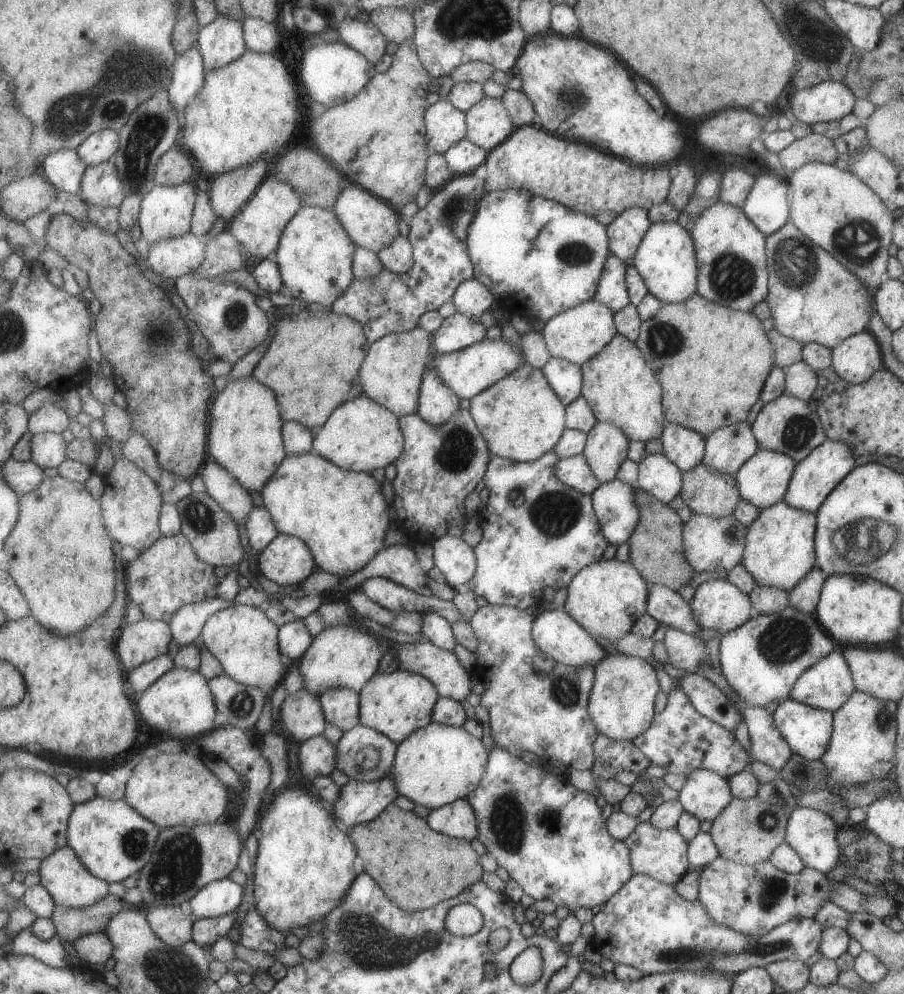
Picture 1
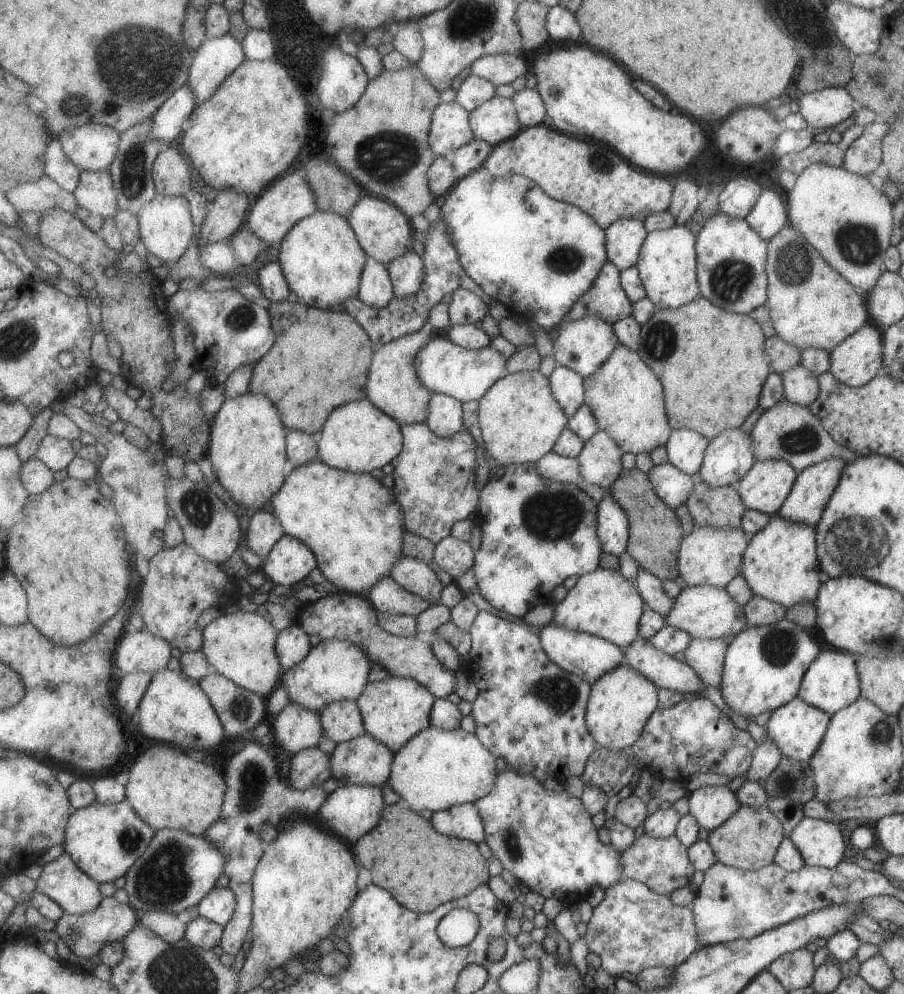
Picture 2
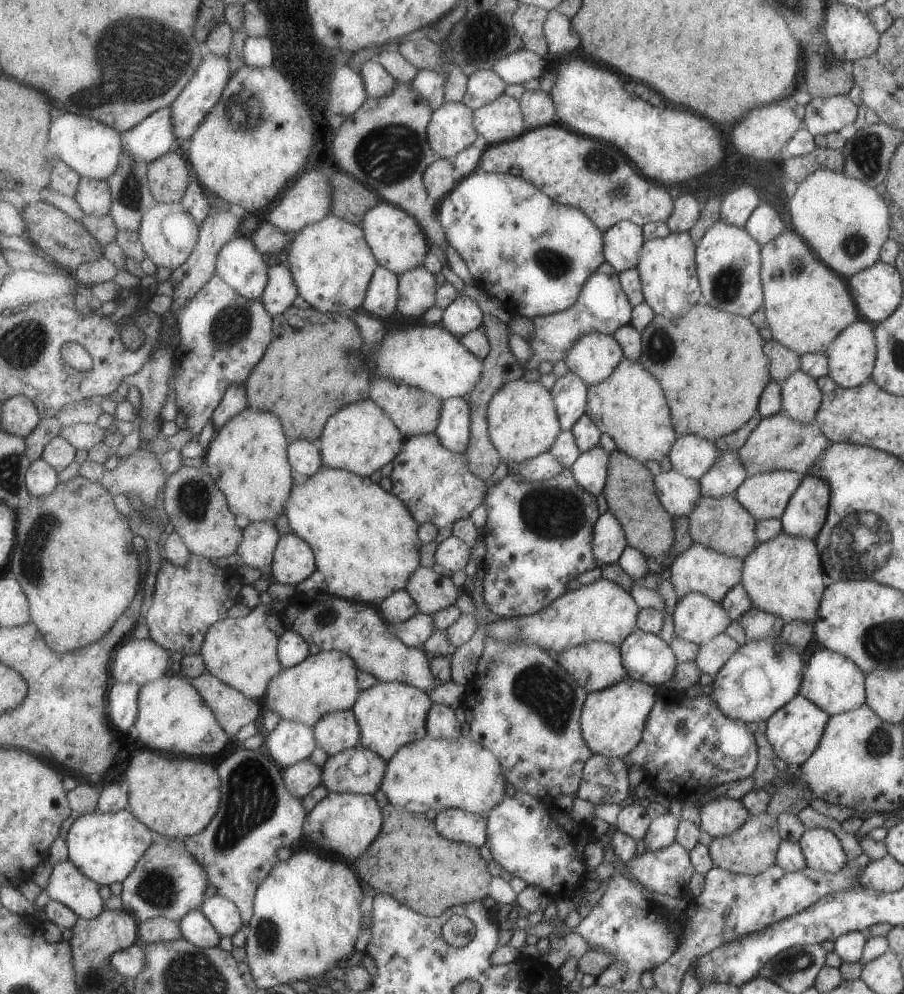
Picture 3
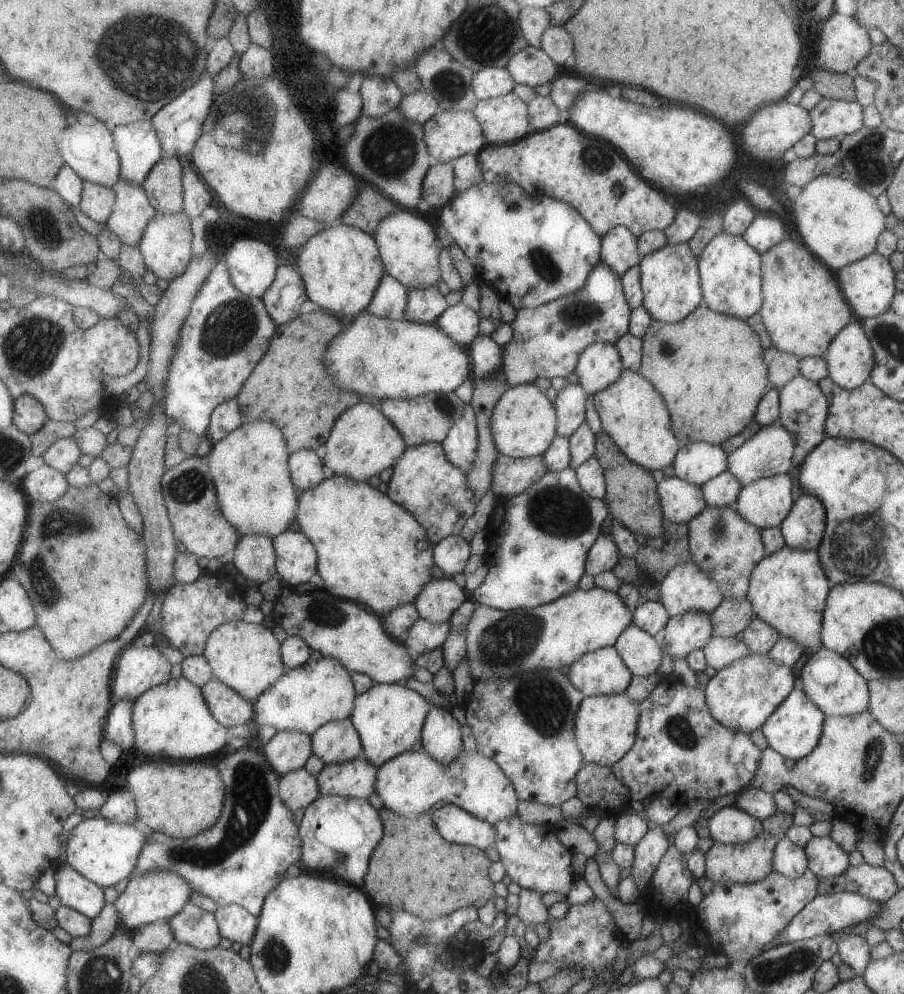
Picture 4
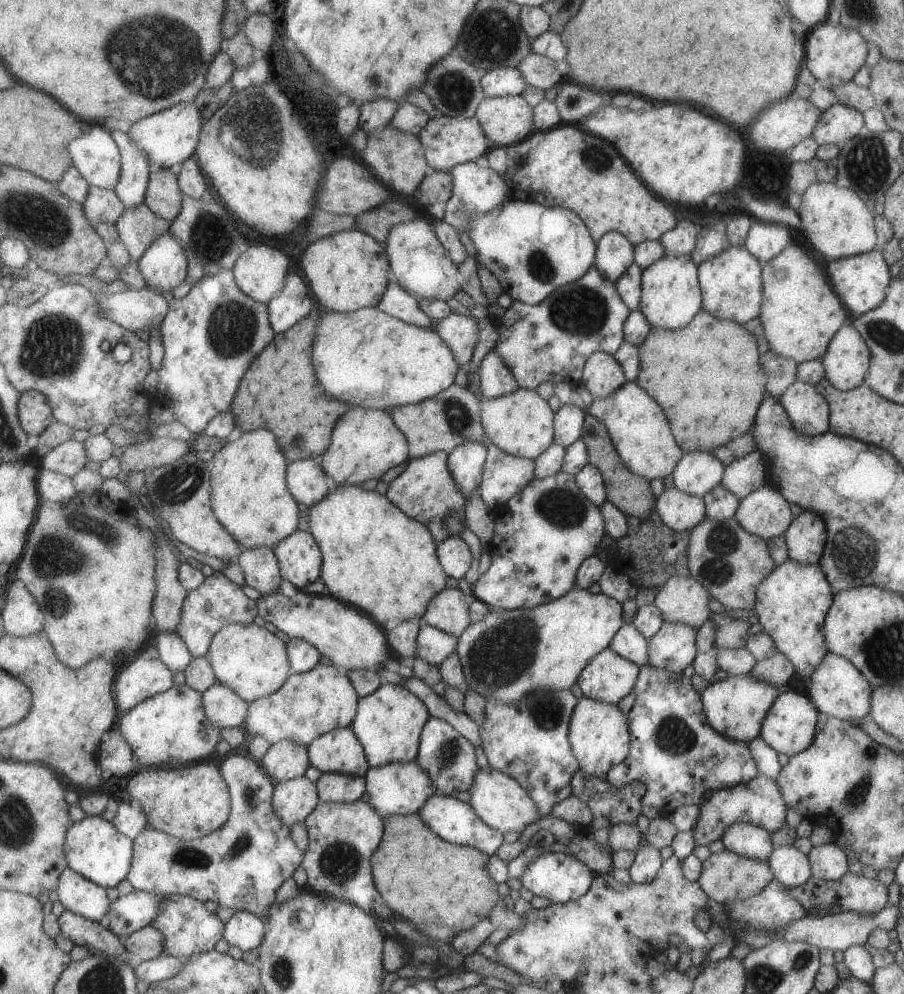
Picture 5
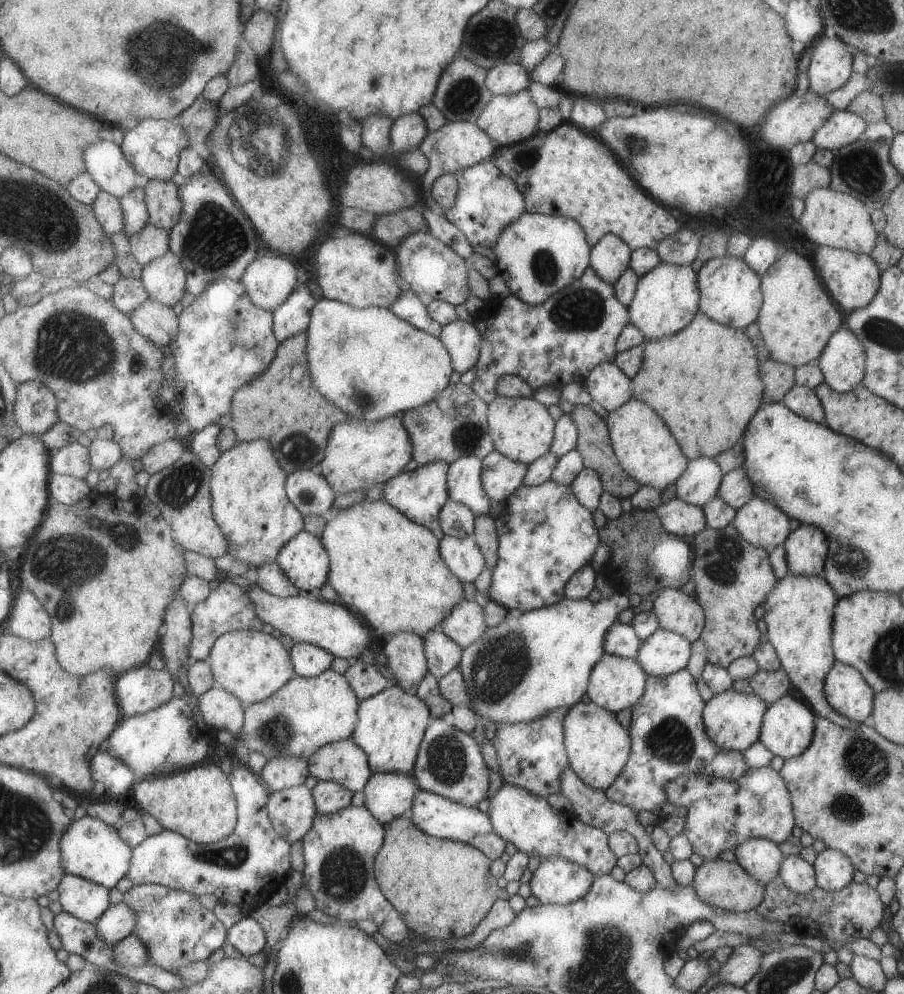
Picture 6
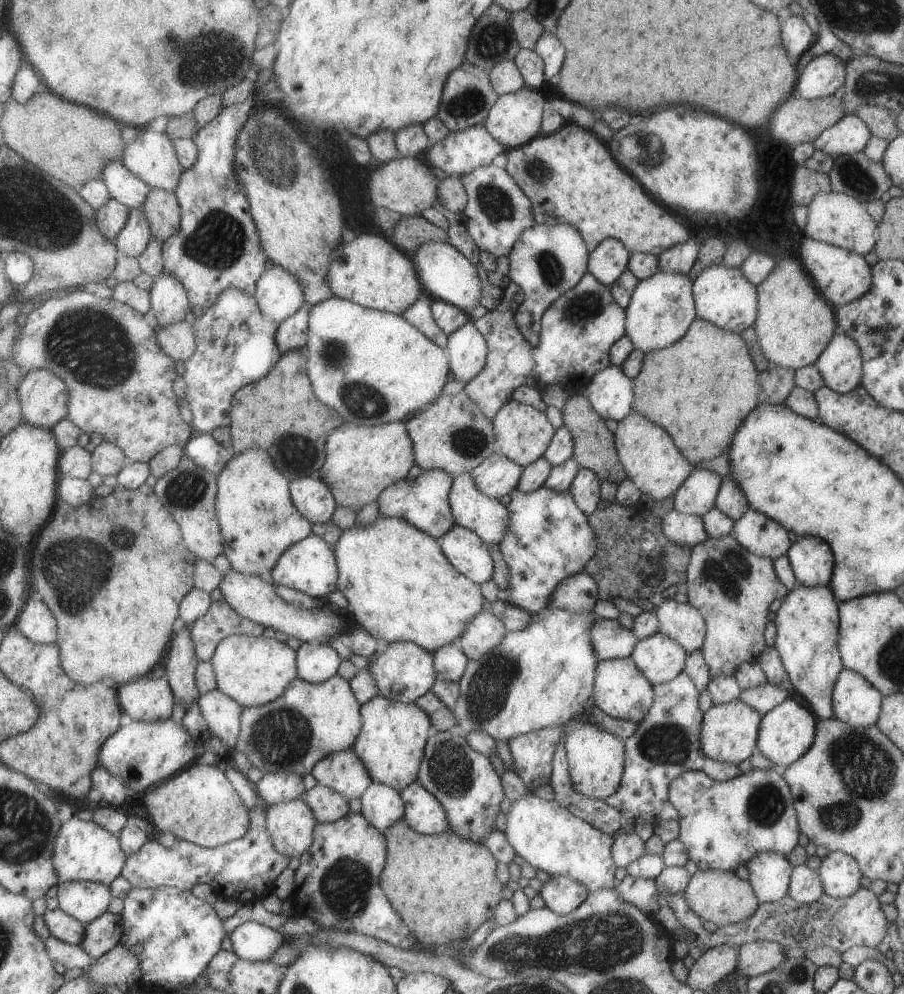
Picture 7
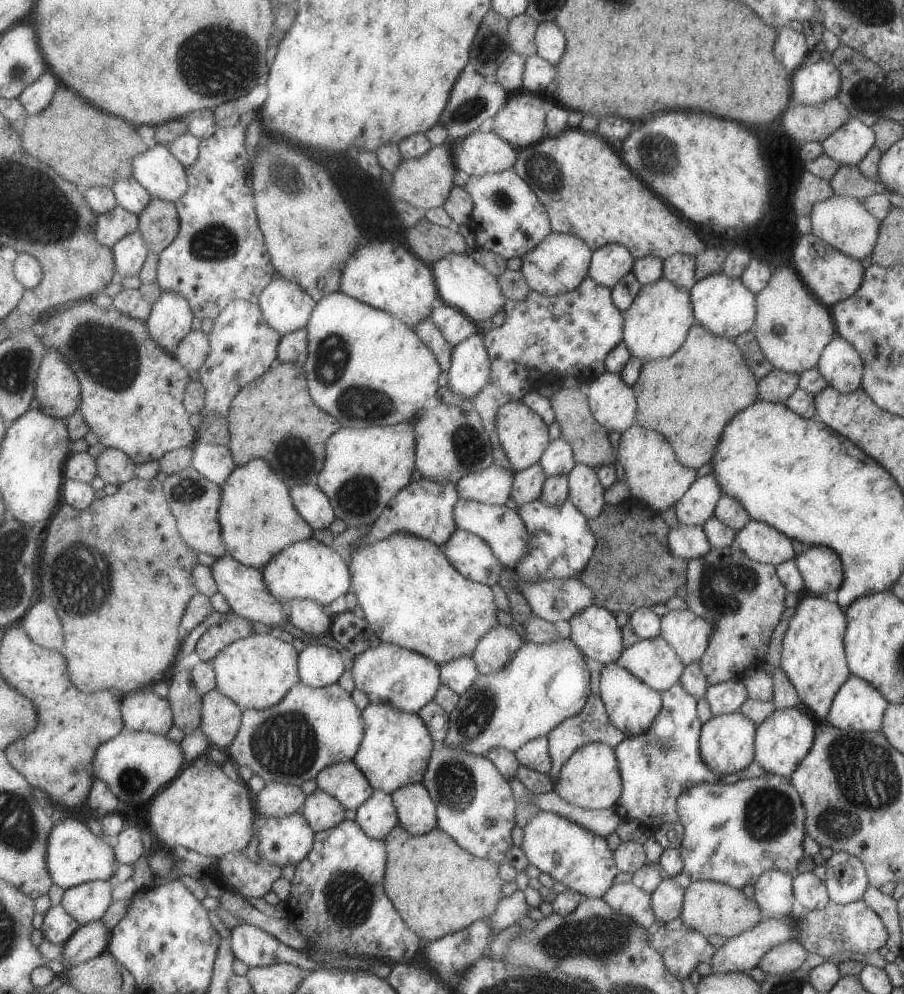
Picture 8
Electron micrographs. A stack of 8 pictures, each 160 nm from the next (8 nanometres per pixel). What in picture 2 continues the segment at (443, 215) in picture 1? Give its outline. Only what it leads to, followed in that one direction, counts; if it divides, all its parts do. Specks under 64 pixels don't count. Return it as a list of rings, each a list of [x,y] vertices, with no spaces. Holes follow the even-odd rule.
[[[442,214],[435,226],[430,226],[430,231],[425,236],[423,258],[426,264],[424,278],[424,288],[419,294],[408,299],[399,299],[397,296],[392,300],[392,304],[383,308],[370,307],[362,298],[355,297],[349,299],[342,305],[342,309],[351,313],[365,328],[367,334],[375,344],[387,344],[405,335],[418,333],[425,328],[430,320],[431,309],[443,300],[449,292],[452,294],[461,288],[461,274],[464,272],[459,253],[455,248],[451,235],[448,233],[446,222]]]

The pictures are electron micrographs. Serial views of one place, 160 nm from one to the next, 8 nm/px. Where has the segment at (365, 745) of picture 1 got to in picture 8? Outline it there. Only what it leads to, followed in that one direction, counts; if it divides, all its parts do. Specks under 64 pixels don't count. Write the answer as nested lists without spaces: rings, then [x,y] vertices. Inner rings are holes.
[[[317,788],[306,798],[302,813],[318,833],[334,829],[345,821],[345,810],[346,808],[332,794]]]

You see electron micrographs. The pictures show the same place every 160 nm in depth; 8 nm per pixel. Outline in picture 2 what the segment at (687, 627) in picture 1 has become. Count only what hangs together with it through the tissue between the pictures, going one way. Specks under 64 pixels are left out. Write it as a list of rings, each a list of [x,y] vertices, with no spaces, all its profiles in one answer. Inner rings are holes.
[[[638,567],[633,584],[643,599],[645,607],[649,607],[663,617],[672,608],[673,599],[665,594],[661,581],[650,572]]]

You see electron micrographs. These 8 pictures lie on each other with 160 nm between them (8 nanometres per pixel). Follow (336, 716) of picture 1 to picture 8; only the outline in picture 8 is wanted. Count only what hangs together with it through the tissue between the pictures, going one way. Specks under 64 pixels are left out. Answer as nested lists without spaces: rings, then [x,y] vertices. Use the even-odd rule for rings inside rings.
[[[354,760],[322,770],[316,784],[317,788],[332,794],[346,809],[355,811],[376,791]]]

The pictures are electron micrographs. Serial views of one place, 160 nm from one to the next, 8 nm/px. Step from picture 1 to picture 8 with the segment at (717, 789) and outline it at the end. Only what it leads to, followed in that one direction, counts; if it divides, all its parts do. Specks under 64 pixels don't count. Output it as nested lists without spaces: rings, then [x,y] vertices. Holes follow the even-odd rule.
[[[778,870],[765,871],[753,887],[754,901],[762,915],[784,917],[790,914],[795,901],[790,874]]]

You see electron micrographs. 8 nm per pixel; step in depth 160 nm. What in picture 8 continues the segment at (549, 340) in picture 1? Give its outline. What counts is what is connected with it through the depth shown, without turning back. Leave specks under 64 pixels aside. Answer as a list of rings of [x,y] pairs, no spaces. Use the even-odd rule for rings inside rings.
[[[608,373],[597,375],[590,383],[587,390],[588,407],[592,417],[608,433],[611,430],[620,434],[631,425],[636,424],[636,400],[632,387],[627,386],[618,374]]]

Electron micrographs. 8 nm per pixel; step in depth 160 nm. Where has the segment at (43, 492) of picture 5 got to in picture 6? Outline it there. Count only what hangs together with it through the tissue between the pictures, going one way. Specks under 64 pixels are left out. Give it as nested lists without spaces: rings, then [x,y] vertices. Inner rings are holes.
[[[51,474],[51,480],[49,480],[51,501],[61,502],[65,505],[77,505],[77,502],[81,502],[83,498],[88,498],[92,492],[87,480],[72,475]]]

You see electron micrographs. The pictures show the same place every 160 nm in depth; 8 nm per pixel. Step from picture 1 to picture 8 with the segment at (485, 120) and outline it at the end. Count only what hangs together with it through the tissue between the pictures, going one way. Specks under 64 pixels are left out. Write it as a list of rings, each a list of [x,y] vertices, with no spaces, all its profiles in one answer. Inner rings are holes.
[[[529,91],[513,94],[496,114],[492,132],[517,150],[534,145],[547,136],[544,104],[539,96]]]

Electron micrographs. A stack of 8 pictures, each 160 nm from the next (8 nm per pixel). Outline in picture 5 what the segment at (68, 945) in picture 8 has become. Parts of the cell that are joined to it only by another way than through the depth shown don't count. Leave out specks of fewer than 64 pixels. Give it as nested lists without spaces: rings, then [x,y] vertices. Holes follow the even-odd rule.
[[[134,889],[112,903],[106,921],[107,927],[121,938],[130,937],[151,924],[166,898],[163,895]]]

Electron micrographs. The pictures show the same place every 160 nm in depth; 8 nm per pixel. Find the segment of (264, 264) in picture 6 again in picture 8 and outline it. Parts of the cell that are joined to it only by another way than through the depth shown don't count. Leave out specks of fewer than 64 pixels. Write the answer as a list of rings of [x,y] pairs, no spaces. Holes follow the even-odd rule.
[[[278,275],[261,293],[259,305],[268,323],[284,337],[309,324],[317,303],[299,283]]]

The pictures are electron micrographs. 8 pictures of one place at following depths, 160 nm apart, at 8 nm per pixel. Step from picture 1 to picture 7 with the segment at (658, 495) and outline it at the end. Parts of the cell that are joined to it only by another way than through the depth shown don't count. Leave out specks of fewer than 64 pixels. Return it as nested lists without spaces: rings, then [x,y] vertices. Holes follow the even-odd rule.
[[[672,509],[661,519],[662,533],[674,545],[692,548],[708,537],[702,518],[697,515],[684,515]]]

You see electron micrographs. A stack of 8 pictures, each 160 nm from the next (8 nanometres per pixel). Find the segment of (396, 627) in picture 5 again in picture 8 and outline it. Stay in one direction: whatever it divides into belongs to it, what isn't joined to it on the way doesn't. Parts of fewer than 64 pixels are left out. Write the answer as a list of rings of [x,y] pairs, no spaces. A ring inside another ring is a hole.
[[[383,643],[378,647],[369,648],[363,654],[354,657],[351,672],[355,688],[365,691],[371,703],[389,703],[403,712],[415,714],[419,713],[421,709],[424,709],[429,702],[436,698],[437,691],[444,684],[442,668],[433,659],[391,643]]]

